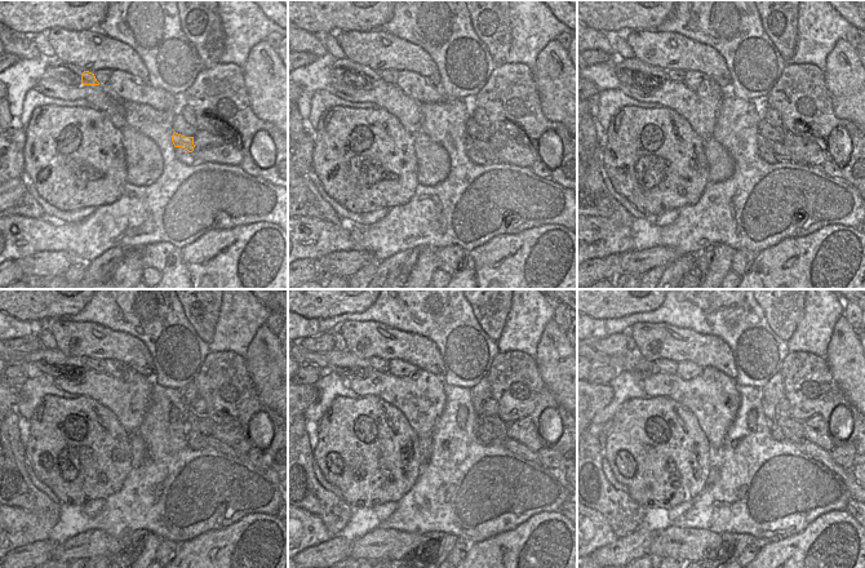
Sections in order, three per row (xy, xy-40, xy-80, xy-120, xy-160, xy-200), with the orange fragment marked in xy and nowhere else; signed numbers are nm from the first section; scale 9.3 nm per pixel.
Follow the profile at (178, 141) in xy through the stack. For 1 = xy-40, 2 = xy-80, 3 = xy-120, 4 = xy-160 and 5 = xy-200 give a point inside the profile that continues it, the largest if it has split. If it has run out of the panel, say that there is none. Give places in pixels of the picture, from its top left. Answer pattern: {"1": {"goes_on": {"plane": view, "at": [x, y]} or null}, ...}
{"1": {"goes_on": {"plane": "xy-40", "at": [484, 147]}}, "2": {"goes_on": {"plane": "xy-80", "at": [779, 149]}}, "3": {"goes_on": {"plane": "xy-120", "at": [211, 442]}}, "4": {"goes_on": {"plane": "xy-160", "at": [510, 444]}}, "5": {"goes_on": {"plane": "xy-200", "at": [811, 449]}}}

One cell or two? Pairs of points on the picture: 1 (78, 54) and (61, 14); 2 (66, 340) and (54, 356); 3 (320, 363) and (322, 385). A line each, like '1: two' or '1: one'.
1: two
2: two
3: two

